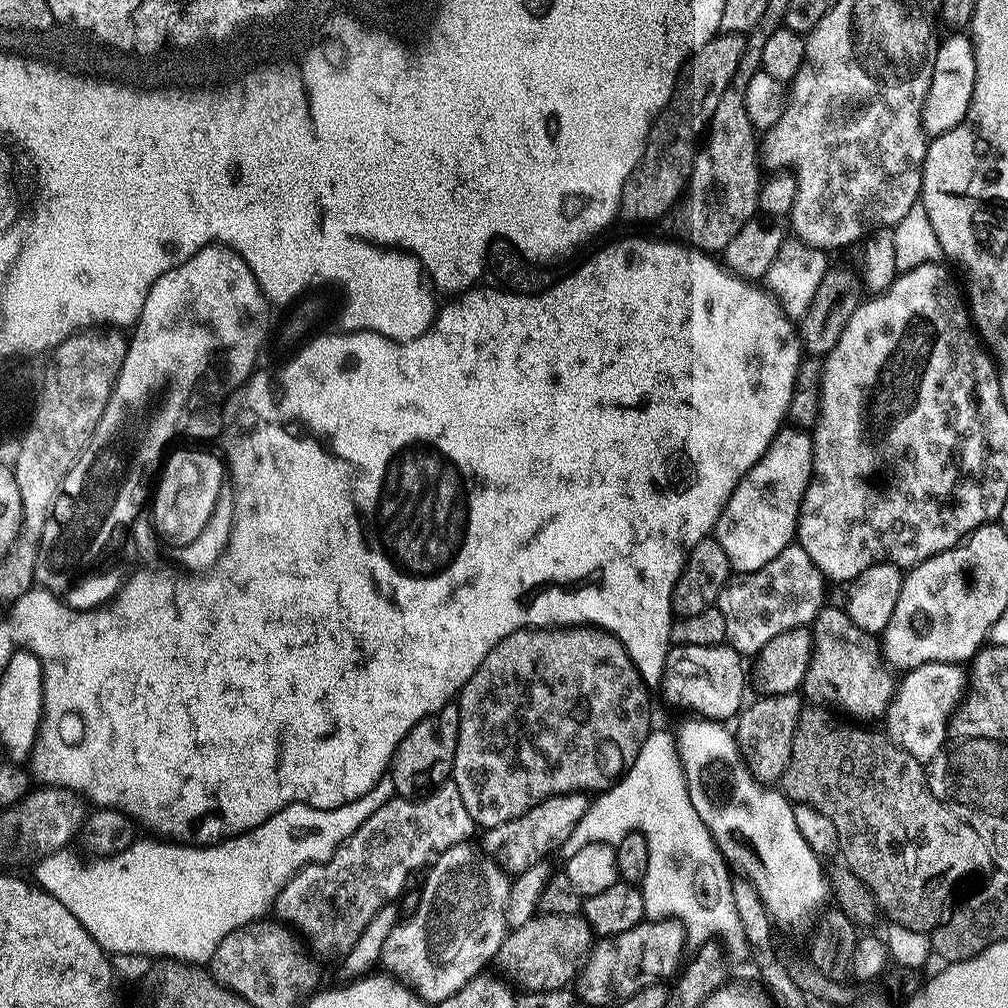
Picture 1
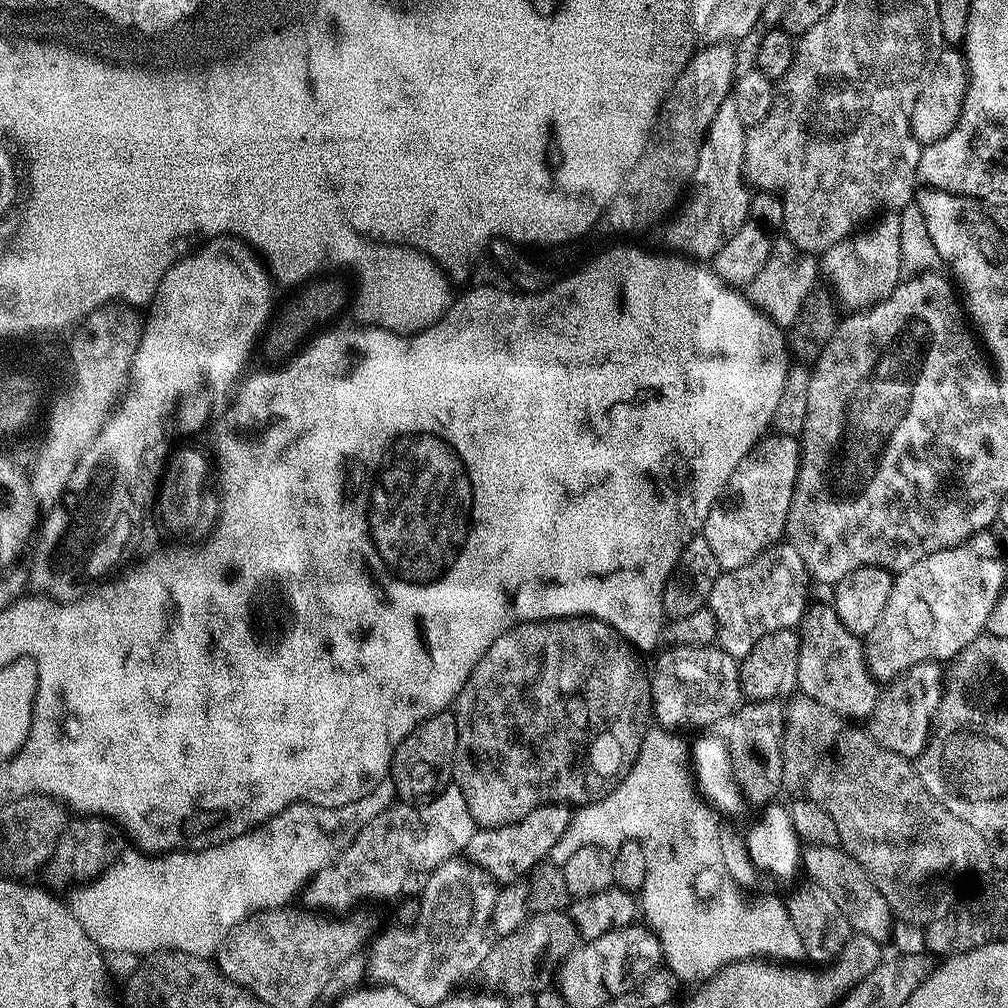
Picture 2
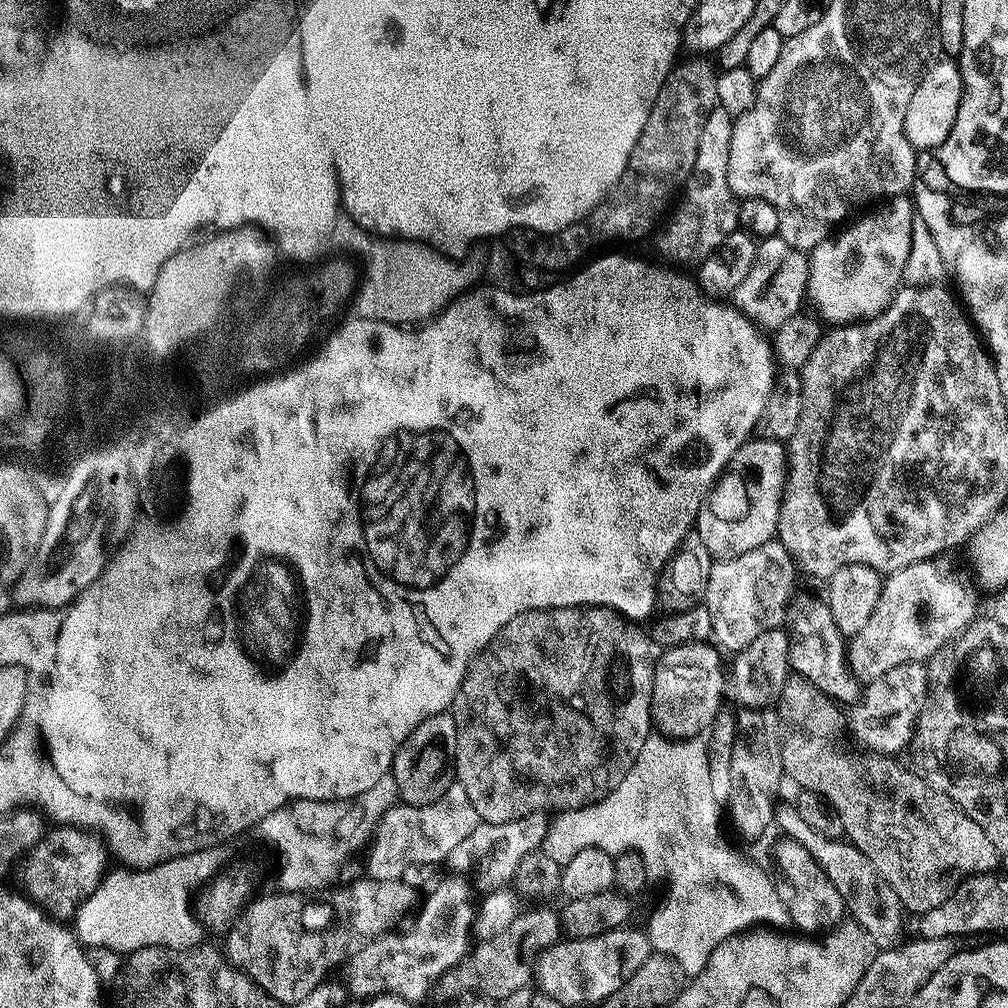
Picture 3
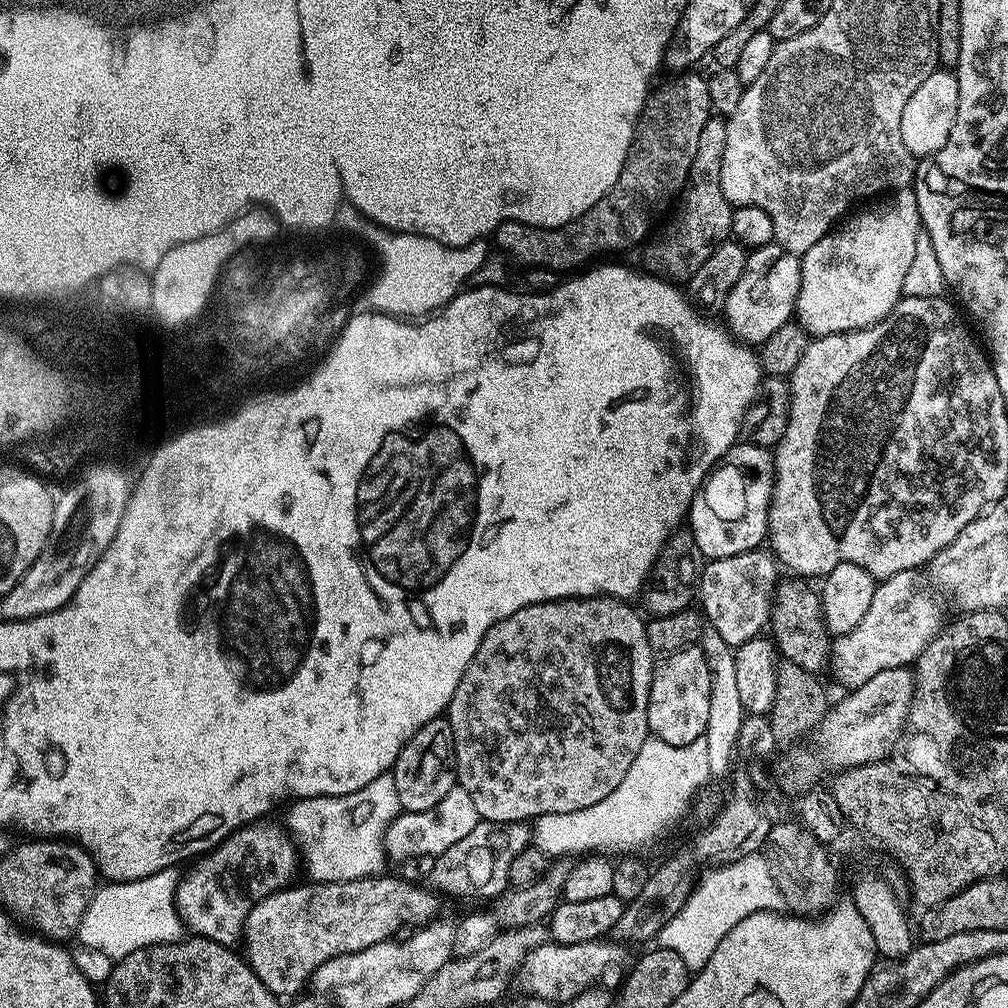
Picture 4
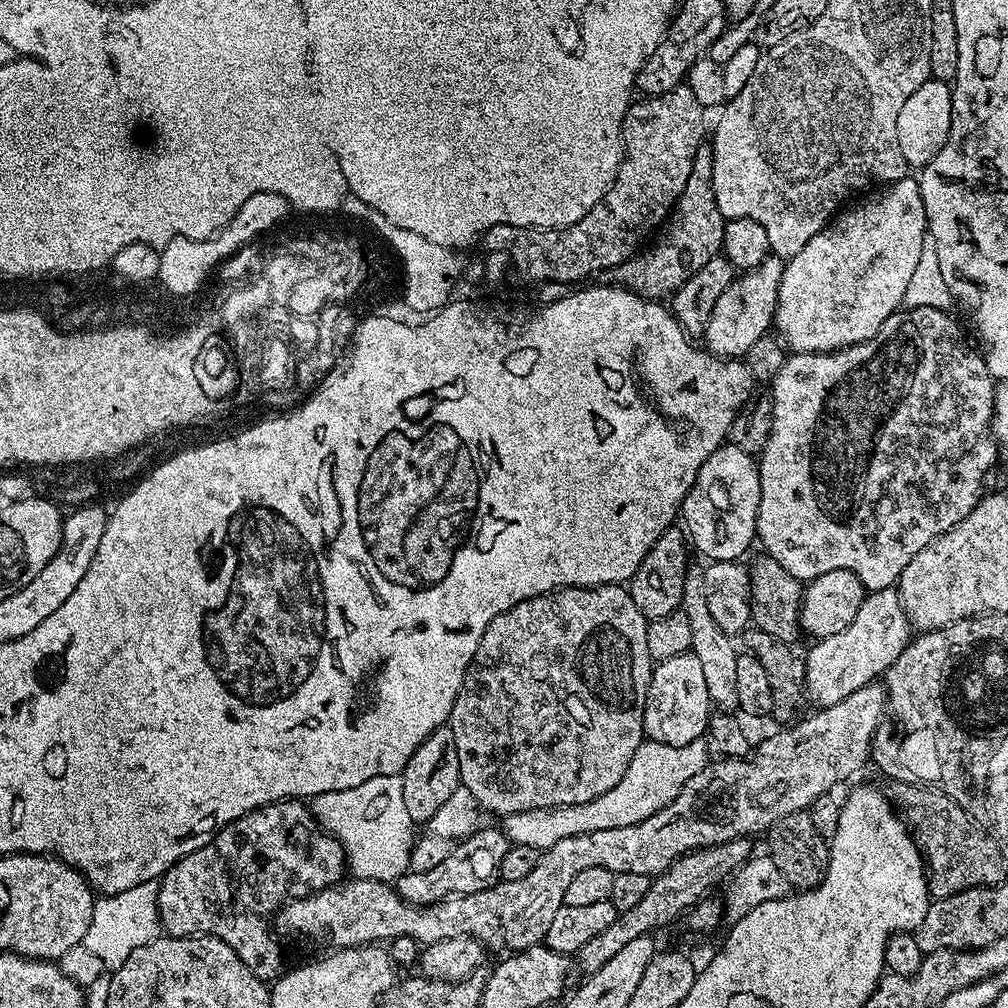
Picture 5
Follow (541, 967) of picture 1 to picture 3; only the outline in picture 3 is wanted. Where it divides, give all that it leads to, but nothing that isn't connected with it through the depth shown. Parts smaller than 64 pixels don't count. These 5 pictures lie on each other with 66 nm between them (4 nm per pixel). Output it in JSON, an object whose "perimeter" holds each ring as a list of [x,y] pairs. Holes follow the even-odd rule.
{"perimeter":[[[538,908],[534,912],[517,915],[510,926],[501,928],[495,936],[484,938],[471,949],[463,960],[457,962],[446,974],[437,980],[435,995],[455,1002],[461,998],[476,997],[499,1002],[514,990],[529,987],[534,976],[536,957],[561,939],[562,929],[559,915],[548,908]]]}

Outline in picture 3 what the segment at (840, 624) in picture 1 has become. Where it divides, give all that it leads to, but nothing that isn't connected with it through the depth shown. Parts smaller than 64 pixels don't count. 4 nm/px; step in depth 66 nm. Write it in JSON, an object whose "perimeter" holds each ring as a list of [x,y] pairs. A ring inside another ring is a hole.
{"perimeter":[[[797,591],[788,602],[786,631],[789,640],[786,660],[789,665],[792,663],[791,671],[795,675],[814,682],[837,705],[851,706],[860,699],[862,685],[847,668],[846,637],[834,626],[834,614],[830,614],[827,599],[819,600],[808,592]]]}

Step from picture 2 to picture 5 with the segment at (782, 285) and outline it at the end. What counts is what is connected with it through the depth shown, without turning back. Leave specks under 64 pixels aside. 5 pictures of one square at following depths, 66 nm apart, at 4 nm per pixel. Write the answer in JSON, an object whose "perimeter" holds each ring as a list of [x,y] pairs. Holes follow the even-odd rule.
{"perimeter":[[[770,254],[760,263],[759,270],[737,275],[732,284],[722,290],[722,298],[718,298],[714,314],[710,314],[710,322],[704,327],[702,340],[707,351],[721,358],[740,358],[748,353],[754,342],[758,342],[758,338],[769,335],[776,318],[776,304],[780,300],[779,286],[784,265],[781,257]]]}

